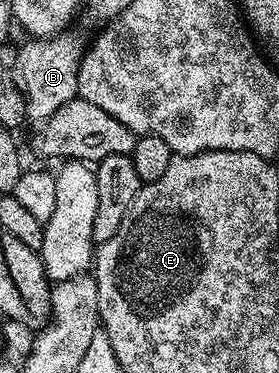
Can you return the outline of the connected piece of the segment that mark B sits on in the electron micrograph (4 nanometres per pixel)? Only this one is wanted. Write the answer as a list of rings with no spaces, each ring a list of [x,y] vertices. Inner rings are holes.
[[[72,31],[55,33],[53,37],[41,37],[39,39],[25,40],[24,46],[19,46],[16,54],[16,72],[20,87],[24,91],[24,112],[27,120],[42,123],[58,111],[66,103],[70,103],[78,95],[78,71],[80,70],[80,58],[82,56],[82,44]]]

